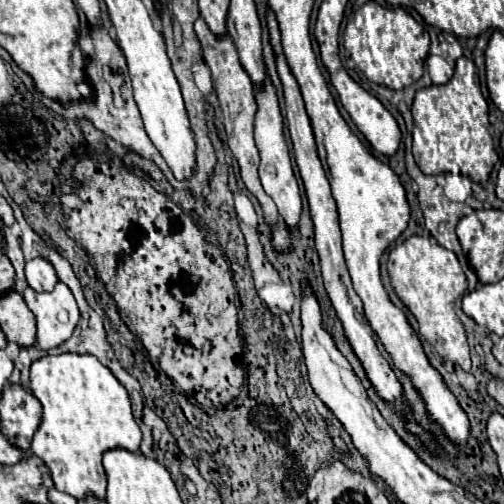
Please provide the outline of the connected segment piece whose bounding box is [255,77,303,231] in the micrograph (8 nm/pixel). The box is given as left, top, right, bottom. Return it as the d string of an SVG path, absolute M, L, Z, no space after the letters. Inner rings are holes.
M265 79L265 91L257 91L257 117L255 117L255 141L261 153L261 165L259 165L259 177L261 177L261 185L265 189L265 193L275 201L281 219L285 221L285 225L295 231L299 225L299 217L303 211L303 203L301 203L301 193L299 193L299 185L297 179L293 175L293 167L291 167L291 157L289 157L289 149L287 149L287 141L283 135L283 117L279 113L279 103L277 103L277 95L275 95L275 87L271 85L271 79Z

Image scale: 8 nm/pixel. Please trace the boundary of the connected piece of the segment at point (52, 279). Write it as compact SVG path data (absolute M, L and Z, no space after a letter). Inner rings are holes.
M35 257L25 263L25 277L29 287L33 287L35 291L51 291L53 283L57 283L53 265L43 257Z

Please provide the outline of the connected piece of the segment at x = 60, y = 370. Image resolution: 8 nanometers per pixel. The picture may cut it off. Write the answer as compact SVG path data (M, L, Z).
M61 353L31 363L31 391L43 405L43 421L33 437L31 453L47 463L59 491L75 499L83 499L89 491L105 497L107 479L101 455L109 447L137 451L141 443L127 389L95 355Z

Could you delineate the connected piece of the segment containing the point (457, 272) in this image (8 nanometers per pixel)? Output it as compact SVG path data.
M409 237L389 253L387 271L391 285L403 305L419 321L419 333L435 347L441 359L461 365L465 371L471 367L469 345L463 323L455 313L455 301L467 289L467 277L457 261L457 255L439 243L431 243L429 237Z

